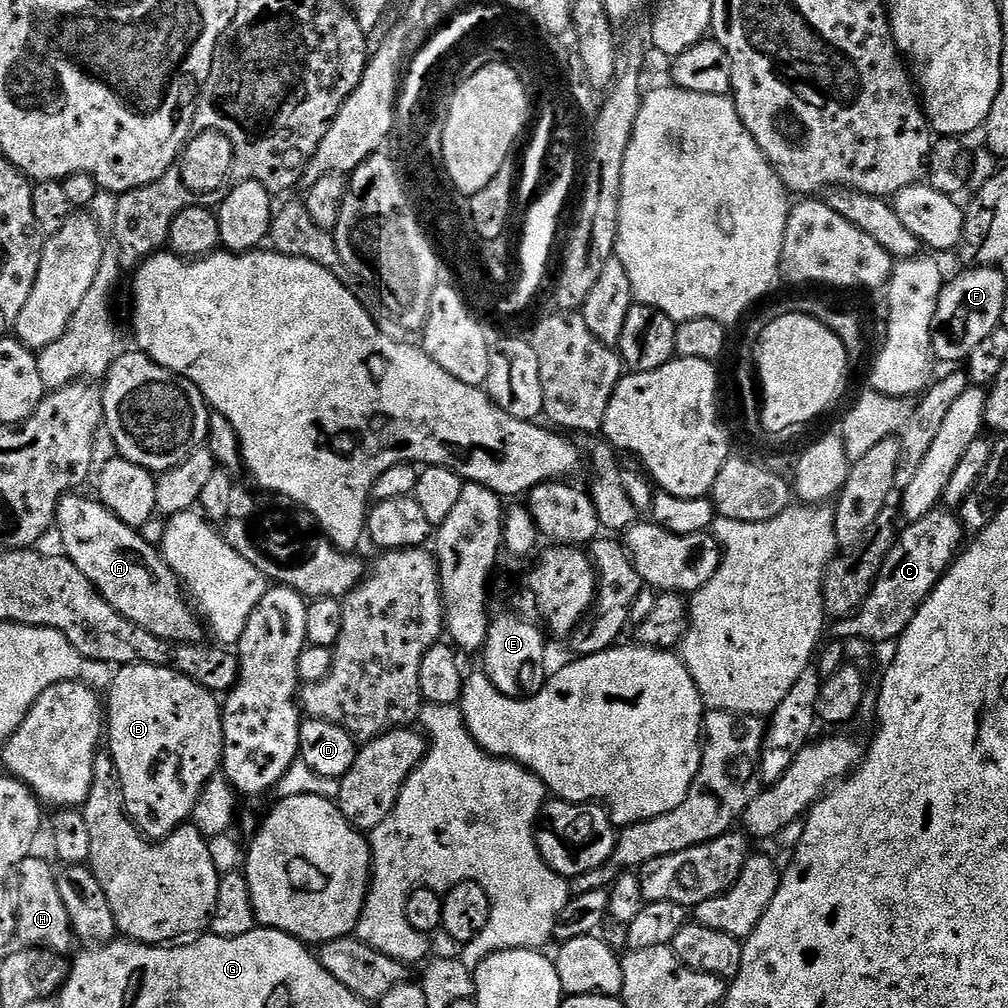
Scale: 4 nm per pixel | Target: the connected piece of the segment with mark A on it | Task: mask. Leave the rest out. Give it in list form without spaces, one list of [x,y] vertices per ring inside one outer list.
[[[80,495],[62,497],[56,511],[55,527],[58,532],[60,528],[63,555],[72,560],[74,566],[90,578],[104,600],[132,624],[177,644],[203,641],[205,625],[194,611],[174,570],[165,562],[159,547],[153,541],[151,544],[143,540],[137,529],[122,523],[99,499],[87,500]]]

